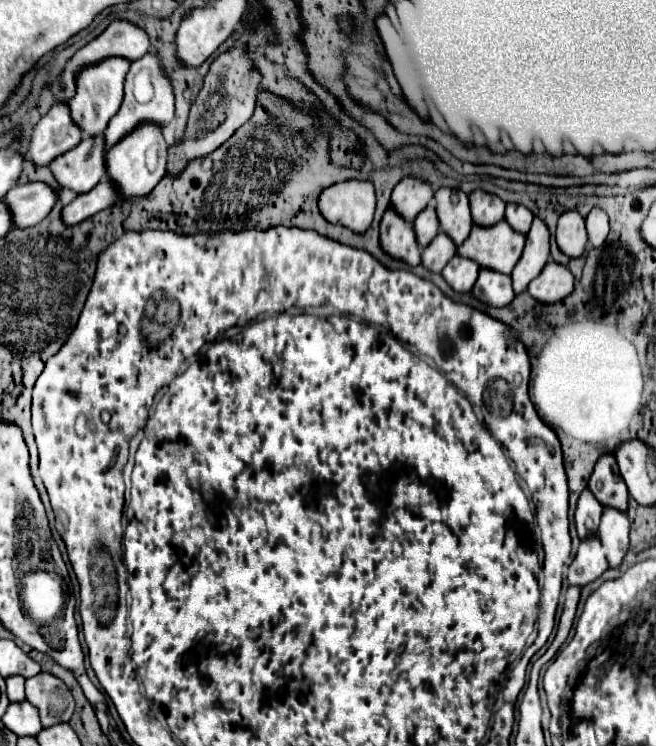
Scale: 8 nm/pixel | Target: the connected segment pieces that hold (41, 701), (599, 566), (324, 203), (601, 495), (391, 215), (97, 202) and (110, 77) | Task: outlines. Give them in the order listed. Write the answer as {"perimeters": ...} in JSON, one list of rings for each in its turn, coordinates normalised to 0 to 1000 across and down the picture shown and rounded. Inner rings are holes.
{"perimeters":[[[[61,901],[40,912],[40,938],[58,949],[67,976],[104,968],[110,960],[110,928],[104,928],[104,920],[76,901]]],[[[905,716],[884,727],[881,740],[866,761],[866,780],[893,786],[896,780],[905,780],[912,772],[918,772],[921,764],[927,764],[927,751],[912,716]]],[[[561,241],[515,244],[488,260],[485,276],[503,300],[518,300],[540,311],[558,311],[570,292],[573,255]]],[[[936,609],[915,611],[915,617],[909,619],[909,627],[899,638],[896,651],[899,651],[902,662],[915,670],[915,676],[954,686],[957,657],[954,657],[948,638],[945,638],[945,630],[939,627]]],[[[598,279],[588,282],[579,298],[579,327],[595,343],[610,346],[625,357],[640,354],[640,330],[634,324],[631,306],[619,295],[610,295]]],[[[155,241],[140,252],[140,257],[116,263],[104,276],[95,279],[95,295],[98,300],[119,300],[146,284],[171,276],[174,271],[183,268],[183,257],[177,257],[177,247],[171,241]]],[[[171,75],[171,80],[155,80],[152,86],[137,86],[116,99],[116,129],[107,134],[107,150],[113,164],[128,174],[128,182],[152,182],[165,161],[180,150],[189,129],[189,102],[198,91],[198,80],[183,80],[183,75]]]]}

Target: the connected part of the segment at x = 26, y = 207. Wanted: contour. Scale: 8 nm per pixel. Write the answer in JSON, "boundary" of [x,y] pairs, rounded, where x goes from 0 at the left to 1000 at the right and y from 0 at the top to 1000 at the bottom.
{"boundary":[[[46,244],[37,249],[21,249],[9,260],[9,273],[21,290],[24,306],[55,303],[91,268],[91,255],[76,252],[70,244]]]}

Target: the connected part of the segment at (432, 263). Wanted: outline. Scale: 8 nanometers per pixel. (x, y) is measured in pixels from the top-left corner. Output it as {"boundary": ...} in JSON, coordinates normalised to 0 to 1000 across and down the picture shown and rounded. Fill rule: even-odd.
{"boundary":[[[668,311],[665,319],[643,335],[643,354],[659,365],[674,365],[683,349],[695,343],[695,327],[677,311]]]}

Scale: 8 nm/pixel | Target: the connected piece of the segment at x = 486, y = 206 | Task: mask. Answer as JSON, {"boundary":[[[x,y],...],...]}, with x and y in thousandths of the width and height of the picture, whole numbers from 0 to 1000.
{"boundary":[[[723,255],[716,260],[720,295],[732,303],[747,303],[762,298],[768,292],[768,279],[771,279],[771,271],[756,260],[744,260],[738,255]]]}

